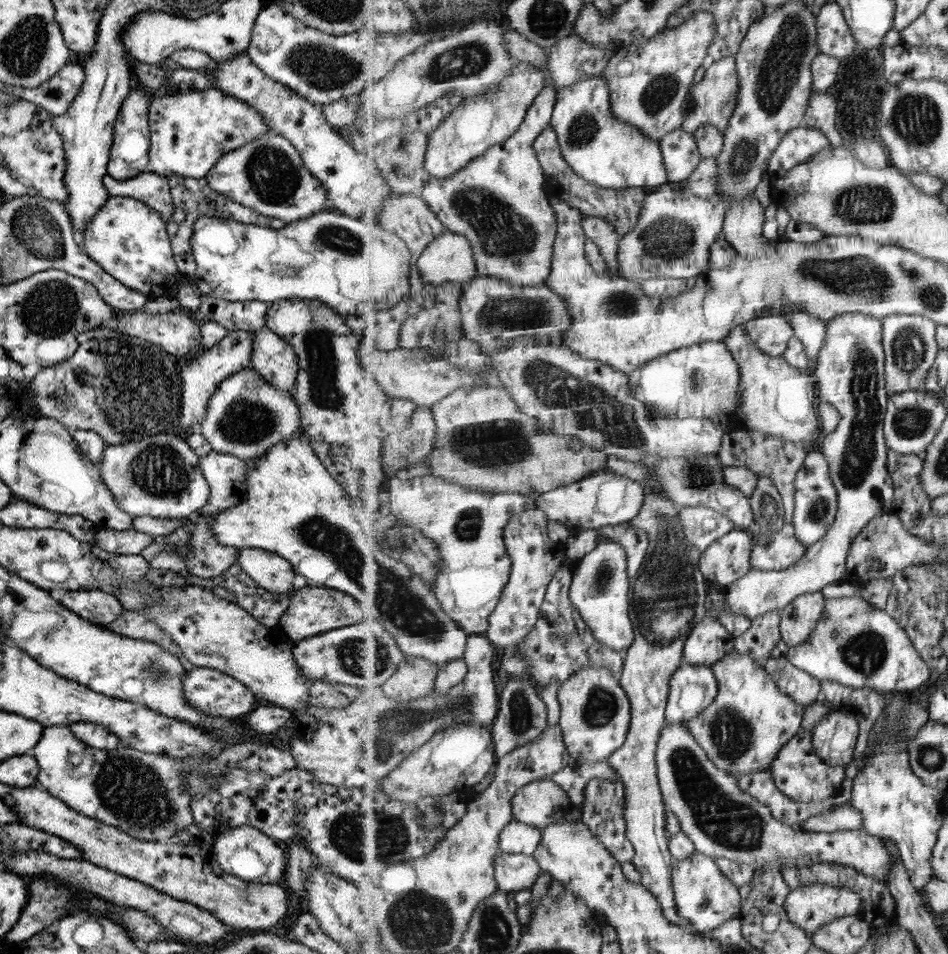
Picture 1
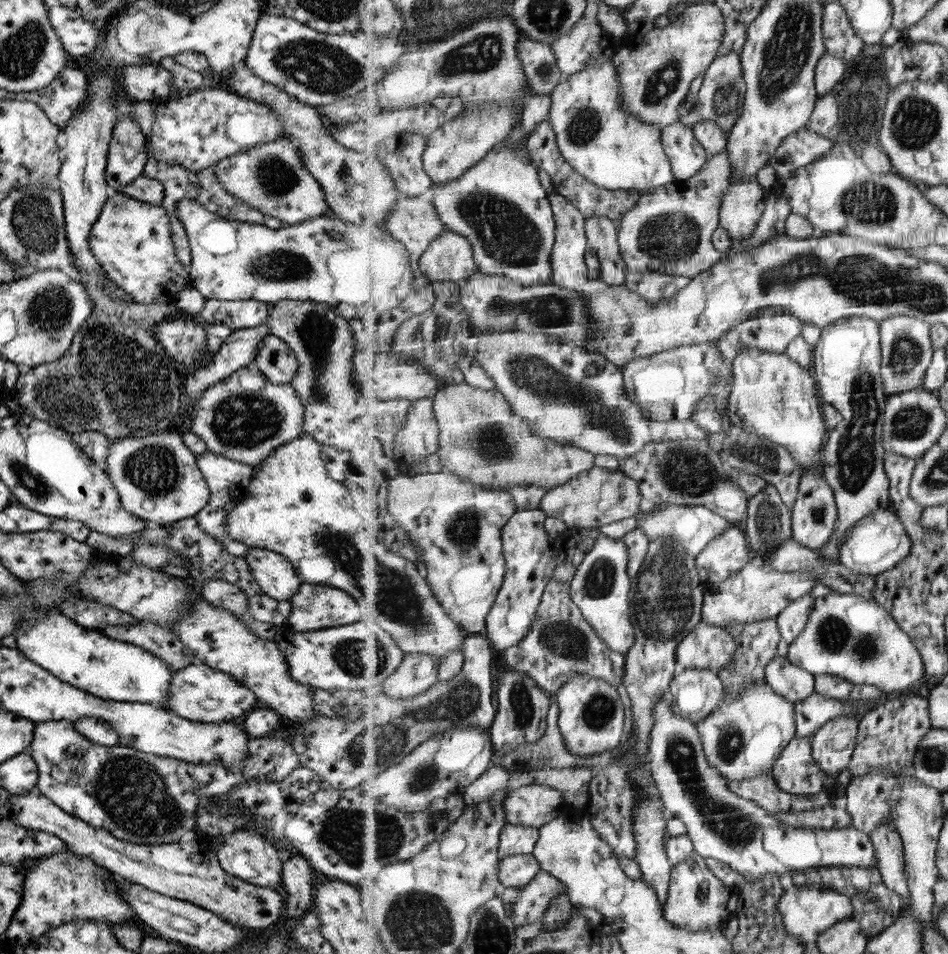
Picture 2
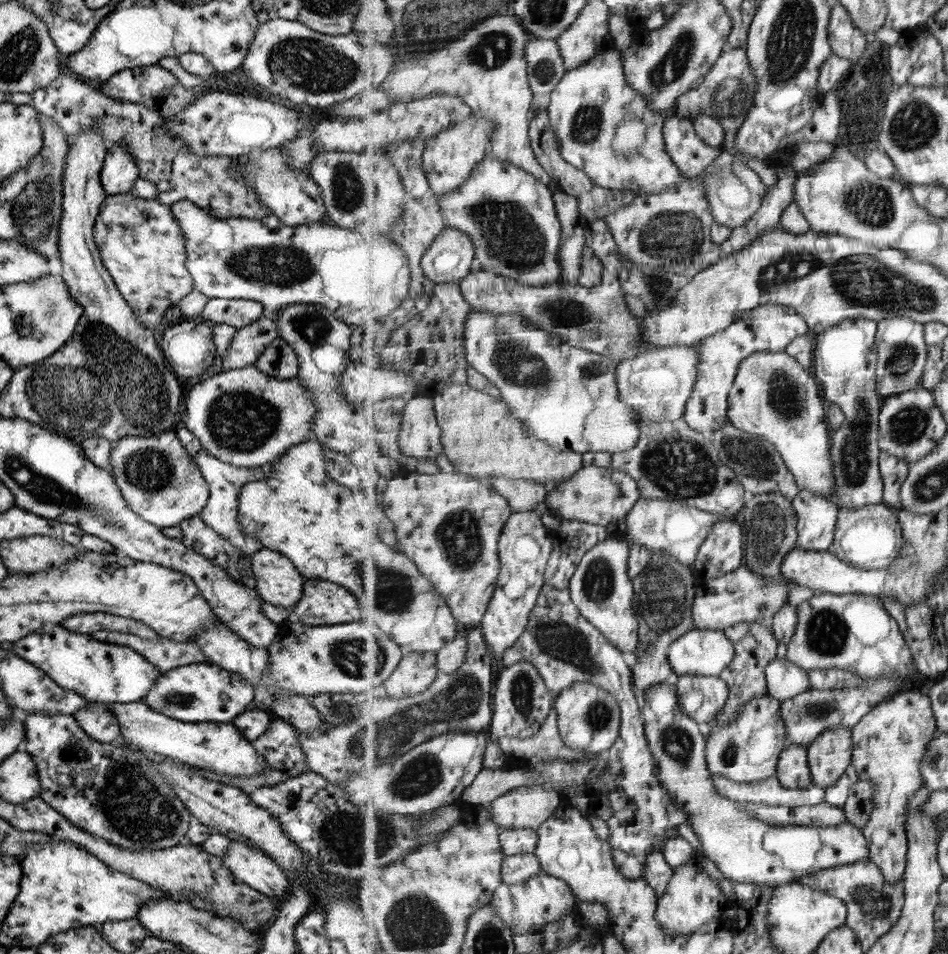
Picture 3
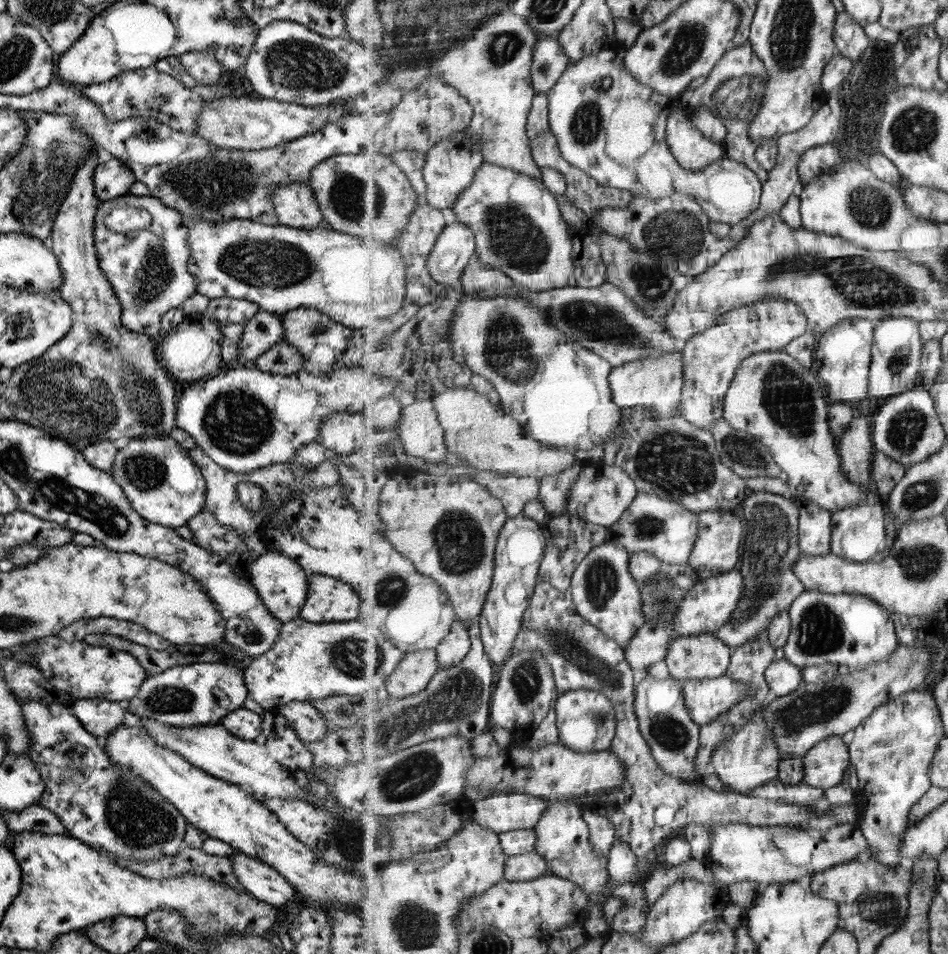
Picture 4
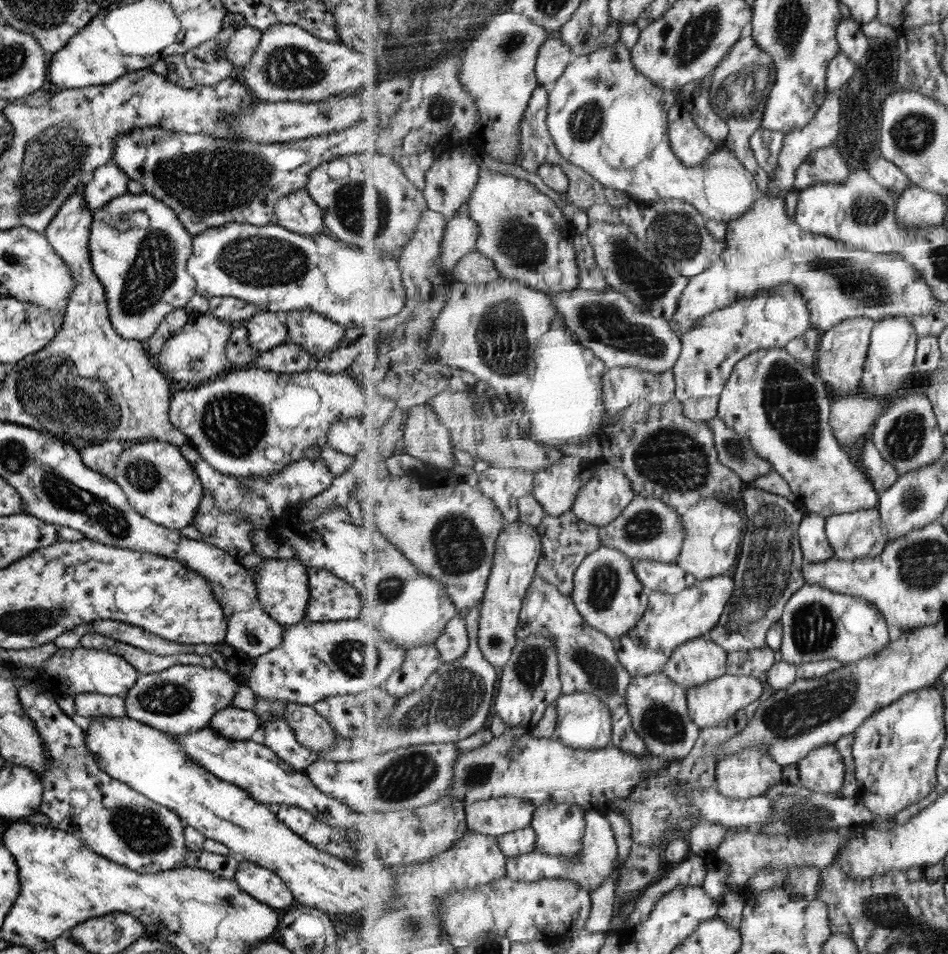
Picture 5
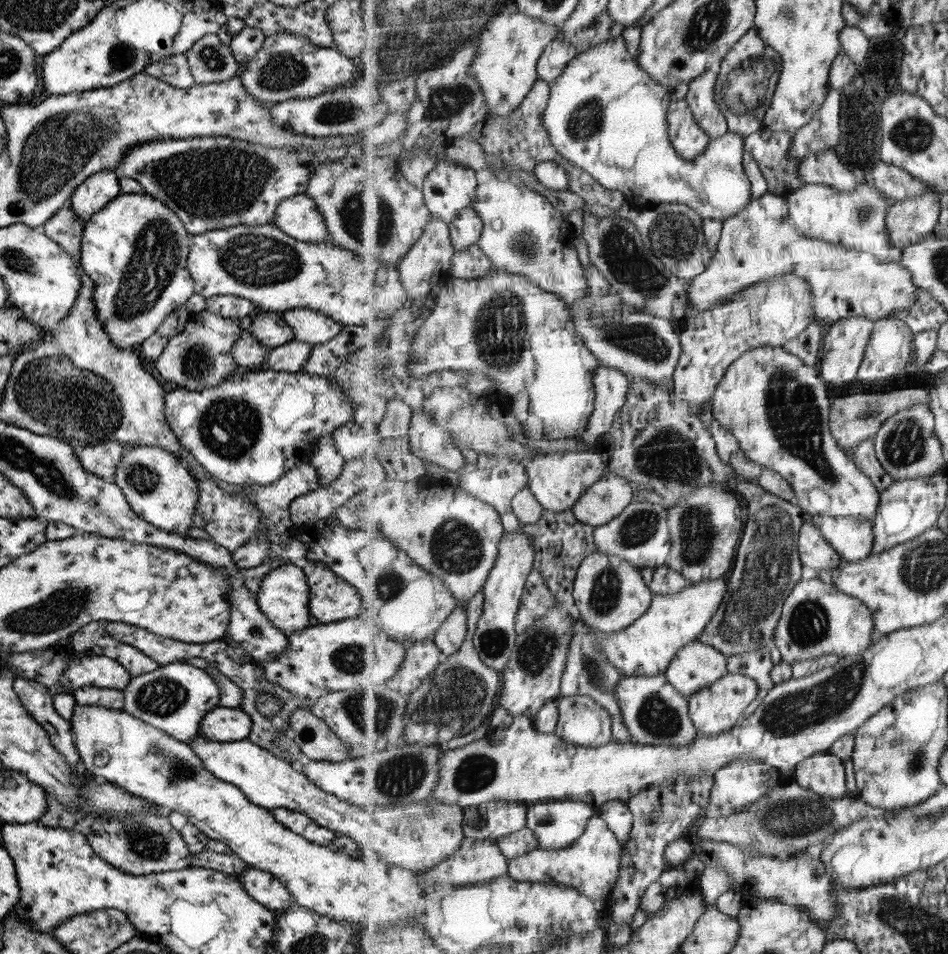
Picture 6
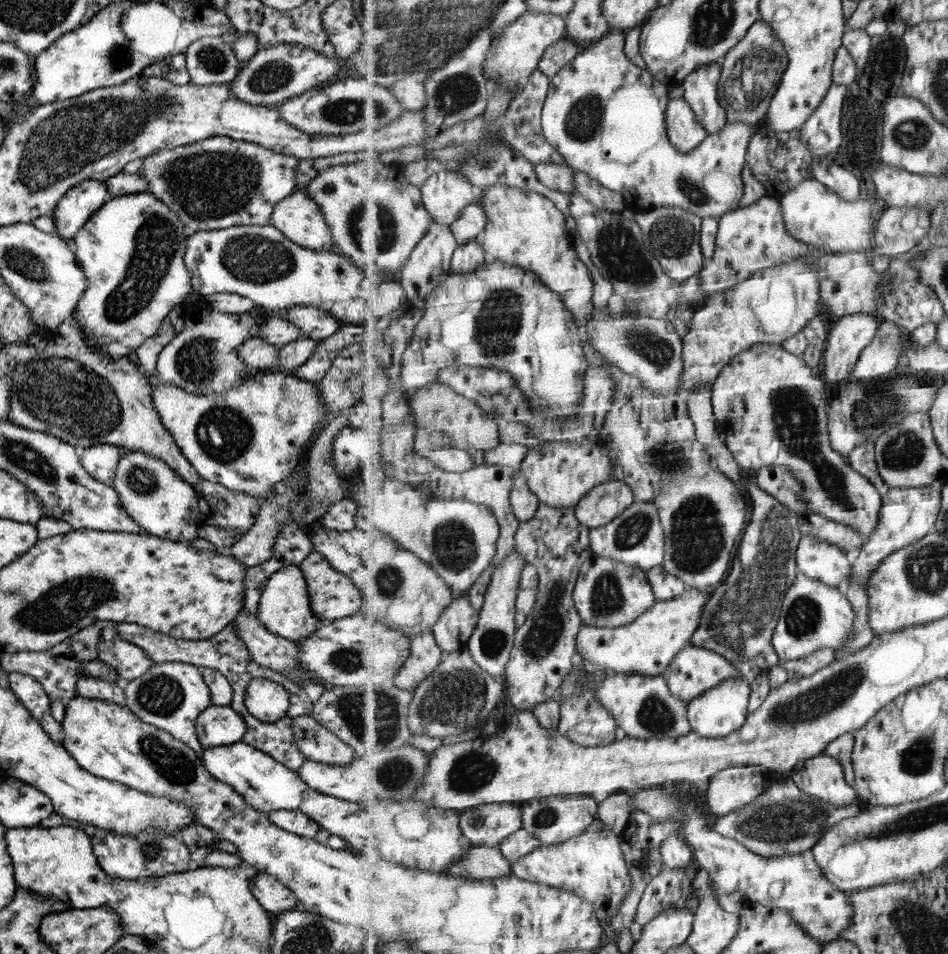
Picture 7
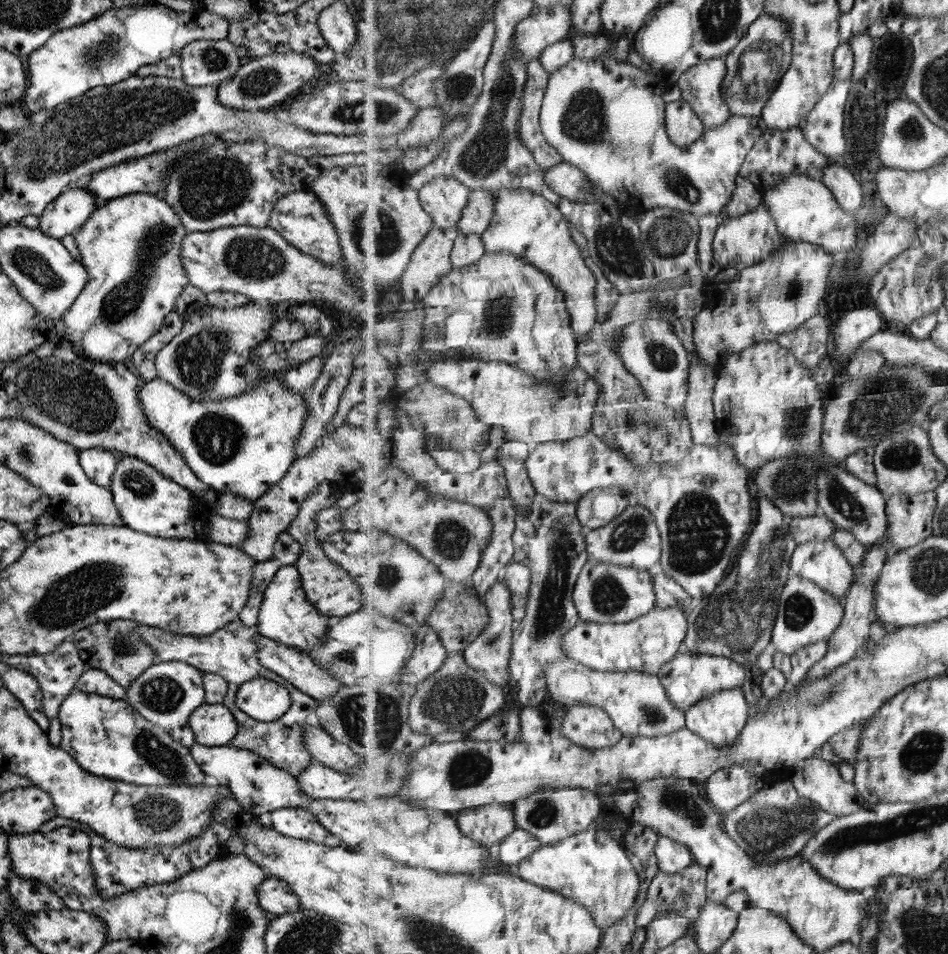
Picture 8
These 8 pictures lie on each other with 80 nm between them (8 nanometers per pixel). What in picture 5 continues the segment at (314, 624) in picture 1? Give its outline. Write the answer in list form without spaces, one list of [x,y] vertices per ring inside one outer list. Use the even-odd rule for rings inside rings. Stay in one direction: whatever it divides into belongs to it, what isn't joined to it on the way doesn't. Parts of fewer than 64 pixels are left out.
[[[307,567],[306,575],[309,593],[307,622],[326,623],[357,618],[361,601],[350,584],[326,570]]]

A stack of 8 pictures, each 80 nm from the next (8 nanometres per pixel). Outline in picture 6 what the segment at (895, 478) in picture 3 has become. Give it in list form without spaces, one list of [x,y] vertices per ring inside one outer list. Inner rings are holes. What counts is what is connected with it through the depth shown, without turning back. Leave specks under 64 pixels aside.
[[[870,439],[861,443],[851,452],[851,456],[854,458],[855,464],[876,484],[880,493],[892,486],[893,477],[887,474],[881,461],[879,461],[874,440]]]

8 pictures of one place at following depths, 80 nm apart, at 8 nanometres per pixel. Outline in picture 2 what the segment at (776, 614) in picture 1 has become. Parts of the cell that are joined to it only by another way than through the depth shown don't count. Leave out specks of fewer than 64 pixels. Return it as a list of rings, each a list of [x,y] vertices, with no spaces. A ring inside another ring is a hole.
[[[767,618],[741,627],[741,633],[736,640],[738,647],[733,664],[728,669],[721,669],[719,675],[732,694],[741,694],[748,684],[760,682],[766,678],[767,666],[778,657],[777,648],[782,641],[782,634],[777,619]]]

